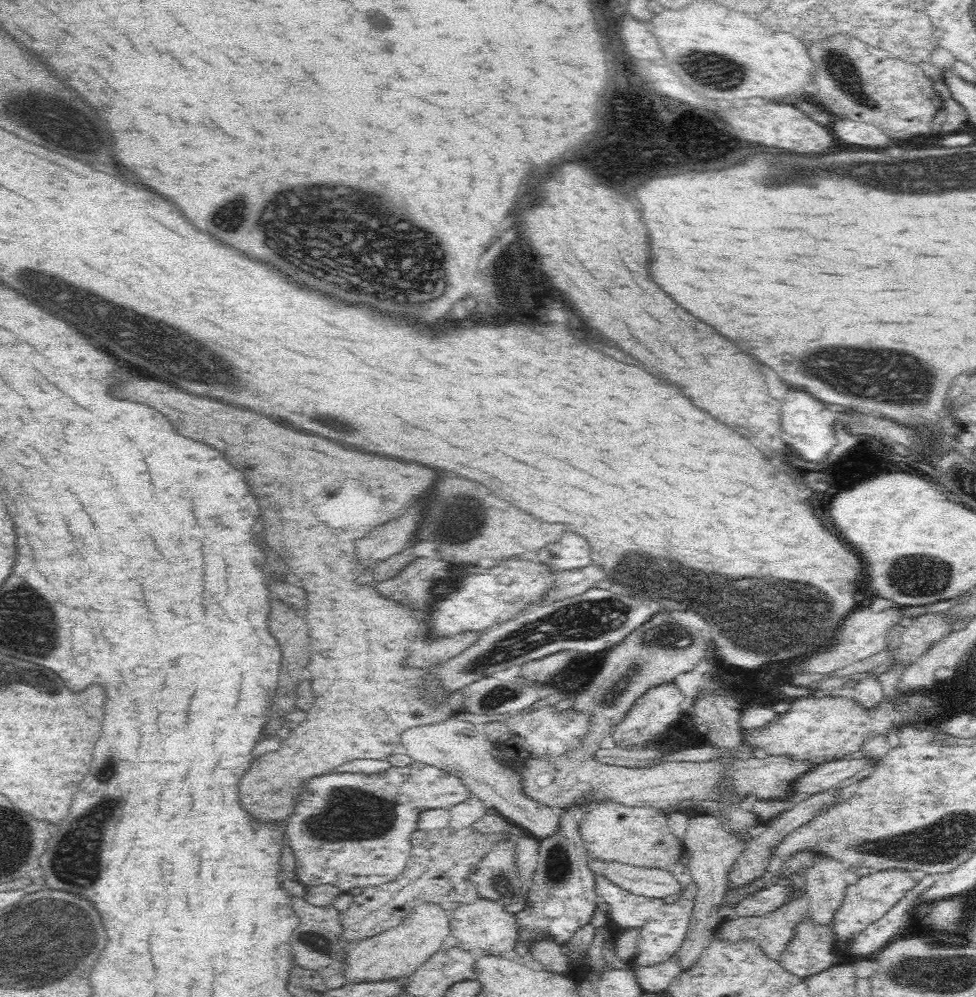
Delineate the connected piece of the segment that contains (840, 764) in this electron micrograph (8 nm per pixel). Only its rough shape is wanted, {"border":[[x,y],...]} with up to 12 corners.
{"border":[[821,762],[789,784],[790,795],[826,792],[873,762]]}

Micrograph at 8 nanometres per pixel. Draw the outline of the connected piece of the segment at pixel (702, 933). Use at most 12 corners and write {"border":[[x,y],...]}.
{"border":[[692,813],[683,838],[697,884],[678,950],[687,969],[726,919],[718,908],[746,839]]}

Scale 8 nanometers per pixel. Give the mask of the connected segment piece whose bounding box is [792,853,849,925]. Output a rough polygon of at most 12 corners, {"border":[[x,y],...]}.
{"border":[[818,853],[812,868],[792,876],[806,882],[808,916],[831,923],[843,903],[849,868]]}

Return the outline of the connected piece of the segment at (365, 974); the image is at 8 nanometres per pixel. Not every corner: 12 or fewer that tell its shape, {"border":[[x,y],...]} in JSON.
{"border":[[422,902],[348,952],[348,978],[406,977],[440,951],[450,916]]}

